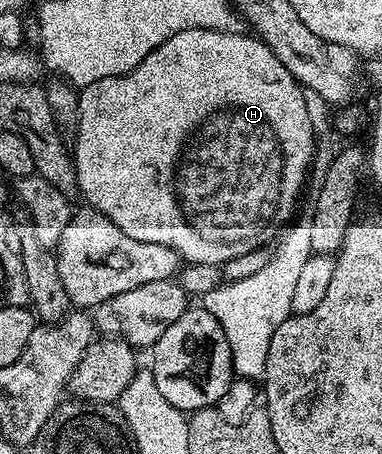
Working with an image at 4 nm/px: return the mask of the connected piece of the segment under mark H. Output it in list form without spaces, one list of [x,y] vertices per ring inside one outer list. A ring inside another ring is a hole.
[[[208,29],[181,31],[165,39],[161,47],[141,59],[133,71],[109,79],[97,79],[97,83],[89,83],[79,93],[79,119],[73,144],[79,193],[90,208],[101,211],[101,215],[117,223],[117,227],[132,239],[141,239],[141,243],[165,243],[165,247],[173,247],[184,262],[193,265],[215,264],[222,267],[228,261],[235,261],[241,255],[249,255],[249,251],[266,246],[271,229],[277,228],[294,211],[295,200],[303,189],[303,180],[315,153],[315,129],[311,126],[307,100],[309,97],[303,86],[289,75],[285,63],[281,63],[281,59],[277,59],[277,55],[273,55],[271,48],[258,36]]]

